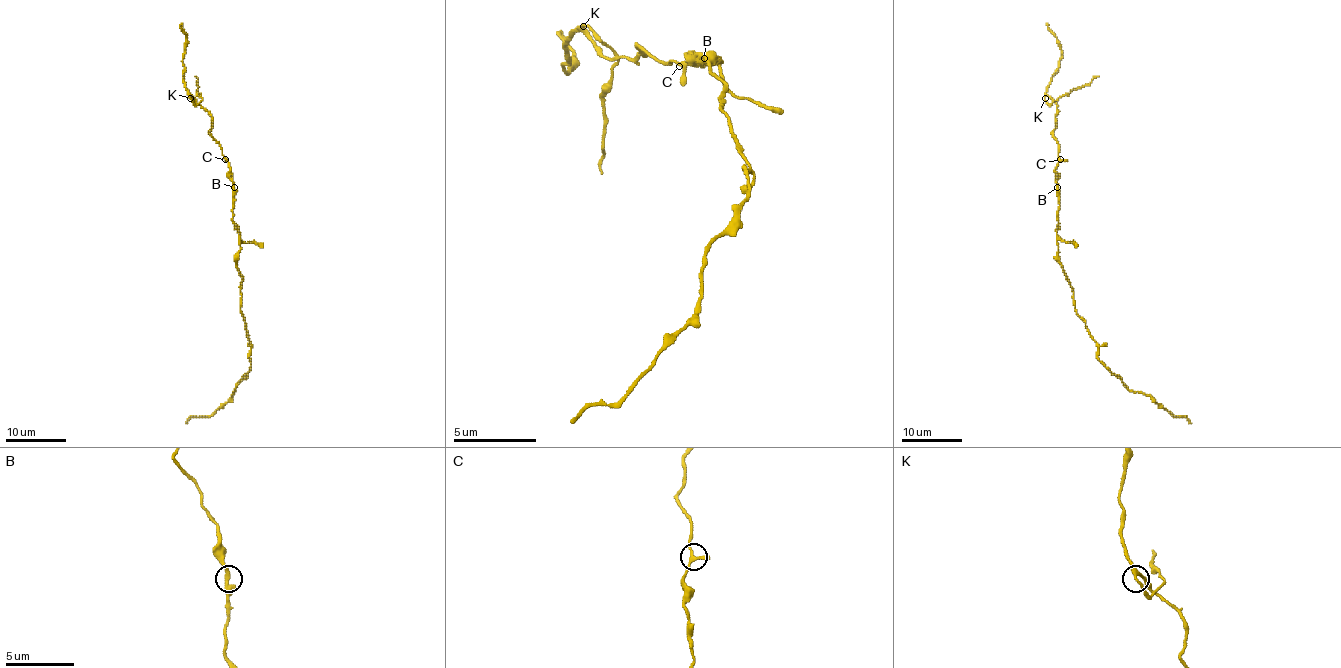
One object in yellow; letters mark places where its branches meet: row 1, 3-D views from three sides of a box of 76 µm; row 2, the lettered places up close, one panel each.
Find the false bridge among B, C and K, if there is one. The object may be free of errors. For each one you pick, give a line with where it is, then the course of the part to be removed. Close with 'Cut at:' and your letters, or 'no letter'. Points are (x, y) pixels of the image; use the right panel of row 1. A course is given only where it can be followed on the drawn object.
K: place (1045, 98); course (1044, 97), (1050, 105), (1099, 76)
Cut at: K

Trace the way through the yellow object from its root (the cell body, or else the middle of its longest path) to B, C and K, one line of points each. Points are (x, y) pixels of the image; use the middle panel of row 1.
B: (720, 62), (716, 58), (712, 62), (699, 62), (699, 66), (704, 58)
C: (720, 62), (716, 58), (712, 62), (699, 62), (699, 66), (699, 58), (695, 53), (679, 66)
K: (720, 62), (699, 66), (695, 53), (687, 62), (658, 62), (642, 49), (633, 58), (605, 58), (584, 25)

